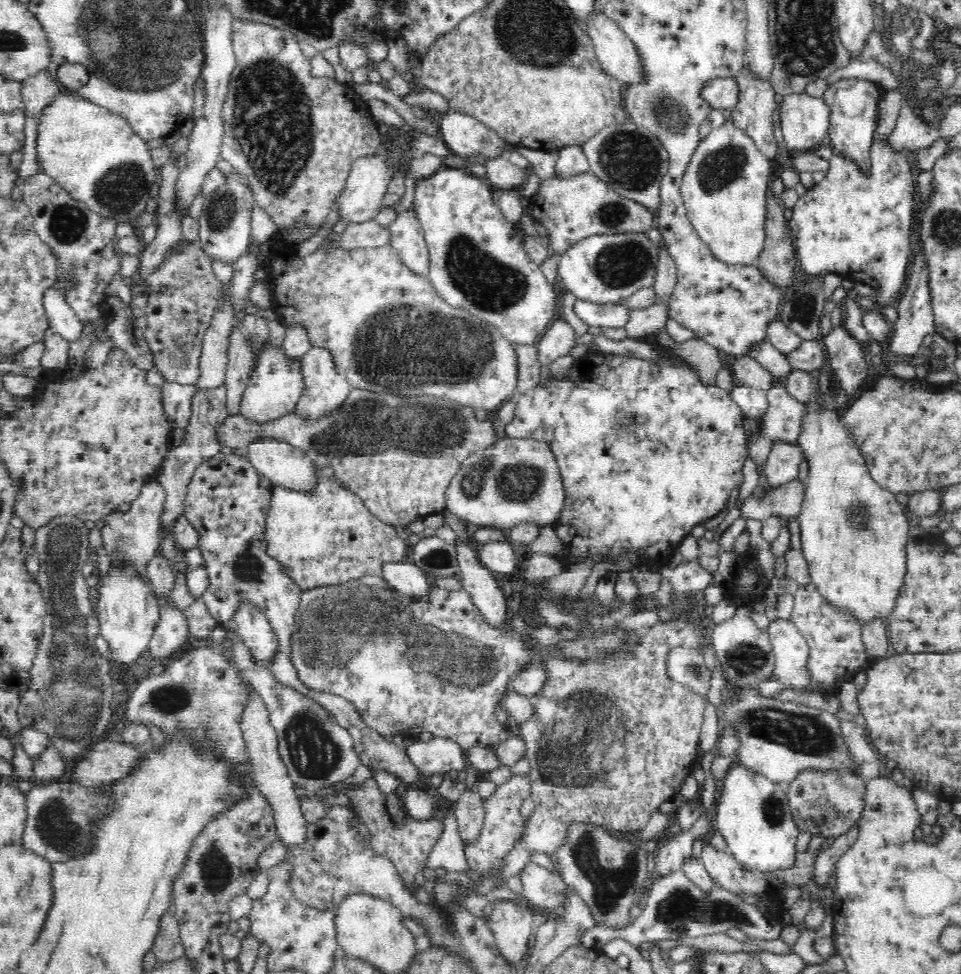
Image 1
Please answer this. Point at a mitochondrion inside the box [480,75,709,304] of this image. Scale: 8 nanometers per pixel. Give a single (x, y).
(631, 160)

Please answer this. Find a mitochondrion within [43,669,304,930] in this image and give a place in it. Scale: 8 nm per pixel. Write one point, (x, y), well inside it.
(217, 868)

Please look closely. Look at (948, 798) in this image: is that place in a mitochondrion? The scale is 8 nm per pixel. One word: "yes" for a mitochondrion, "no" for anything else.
no

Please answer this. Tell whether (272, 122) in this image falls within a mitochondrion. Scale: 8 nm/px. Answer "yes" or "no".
yes

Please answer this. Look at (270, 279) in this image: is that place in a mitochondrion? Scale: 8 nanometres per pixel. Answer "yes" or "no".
no

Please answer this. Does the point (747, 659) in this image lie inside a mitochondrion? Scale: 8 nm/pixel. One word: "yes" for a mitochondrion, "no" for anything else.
yes

